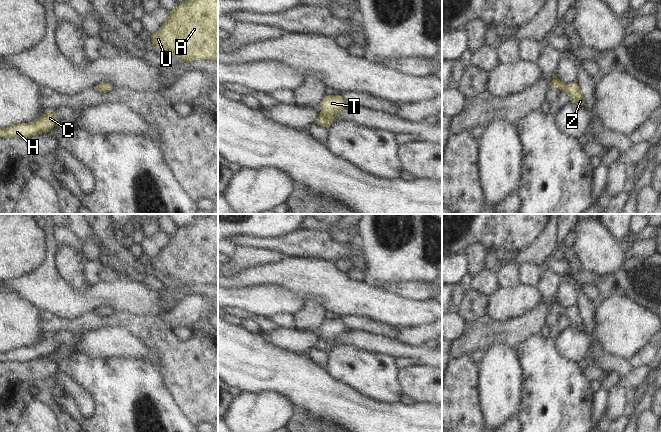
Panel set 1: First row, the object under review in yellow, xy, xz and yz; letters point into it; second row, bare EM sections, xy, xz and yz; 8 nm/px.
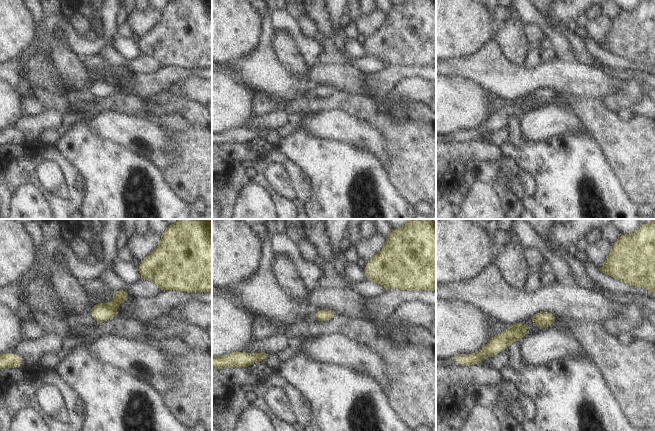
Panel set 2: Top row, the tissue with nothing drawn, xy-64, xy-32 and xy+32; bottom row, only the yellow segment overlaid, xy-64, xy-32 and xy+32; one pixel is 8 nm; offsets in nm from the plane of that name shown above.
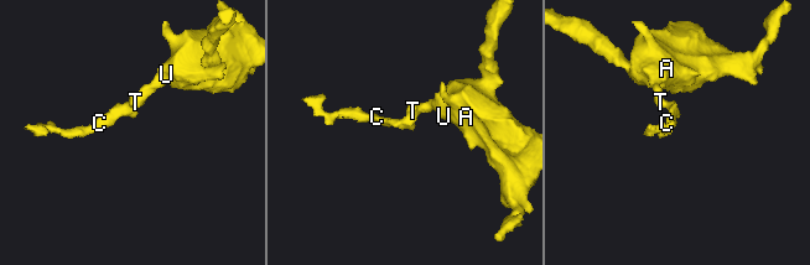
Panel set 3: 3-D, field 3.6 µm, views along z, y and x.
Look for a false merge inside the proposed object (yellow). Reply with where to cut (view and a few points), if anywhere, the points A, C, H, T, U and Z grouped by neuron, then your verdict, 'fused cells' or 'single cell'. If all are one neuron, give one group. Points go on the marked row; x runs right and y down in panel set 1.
cut none; groups A C H T U Z; single cell

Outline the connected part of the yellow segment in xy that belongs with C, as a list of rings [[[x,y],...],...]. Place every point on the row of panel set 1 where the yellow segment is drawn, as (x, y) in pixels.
[[[55,109],[45,111],[44,115],[31,123],[12,125],[6,129],[0,128],[0,139],[18,138],[24,139],[49,131],[59,122]]]

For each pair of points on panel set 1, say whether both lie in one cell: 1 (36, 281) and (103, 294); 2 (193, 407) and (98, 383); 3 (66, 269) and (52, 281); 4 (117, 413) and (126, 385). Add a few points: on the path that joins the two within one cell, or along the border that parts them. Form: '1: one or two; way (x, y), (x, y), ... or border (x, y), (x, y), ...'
1: one; way (53, 295), (86, 296)
2: two; border (165, 382), (172, 398), (190, 421)
3: two; border (54, 252), (56, 271), (72, 288), (77, 290)
4: one; way (124, 406), (126, 404), (126, 392)

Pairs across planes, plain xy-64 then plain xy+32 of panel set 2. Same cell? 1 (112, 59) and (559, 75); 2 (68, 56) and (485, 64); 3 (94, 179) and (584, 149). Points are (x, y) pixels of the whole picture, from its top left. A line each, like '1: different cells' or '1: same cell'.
1: different cells
2: different cells
3: same cell

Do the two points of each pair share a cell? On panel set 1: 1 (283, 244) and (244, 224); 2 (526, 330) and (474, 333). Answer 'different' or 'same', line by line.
1: different
2: same

